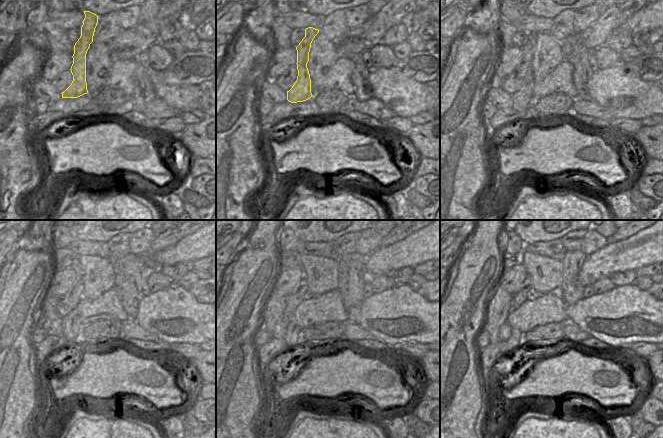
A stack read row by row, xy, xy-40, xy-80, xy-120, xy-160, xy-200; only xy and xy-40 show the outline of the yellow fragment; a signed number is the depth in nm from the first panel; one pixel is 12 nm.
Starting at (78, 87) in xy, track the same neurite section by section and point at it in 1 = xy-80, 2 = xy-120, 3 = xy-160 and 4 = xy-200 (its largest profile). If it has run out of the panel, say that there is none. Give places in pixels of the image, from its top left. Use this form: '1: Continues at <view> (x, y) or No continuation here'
1: Continues at xy-80 (521, 100)
2: Continues at xy-120 (72, 323)
3: Continues at xy-160 (293, 335)
4: Continues at xy-200 (516, 339).

